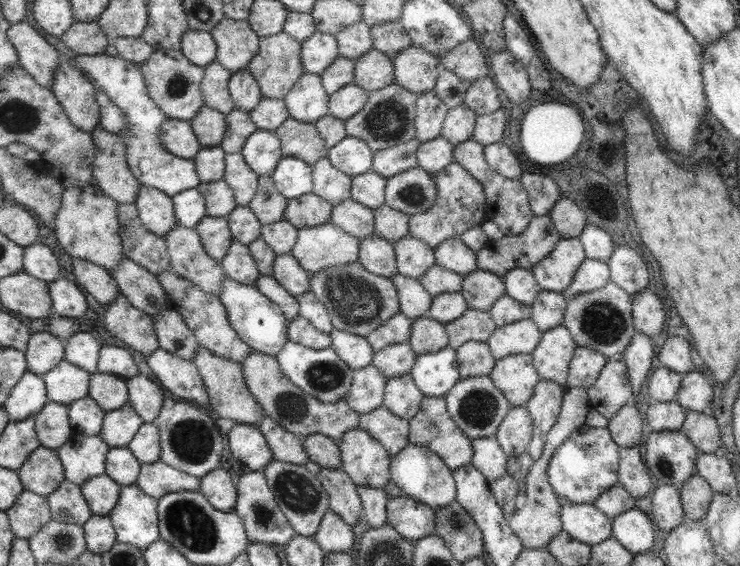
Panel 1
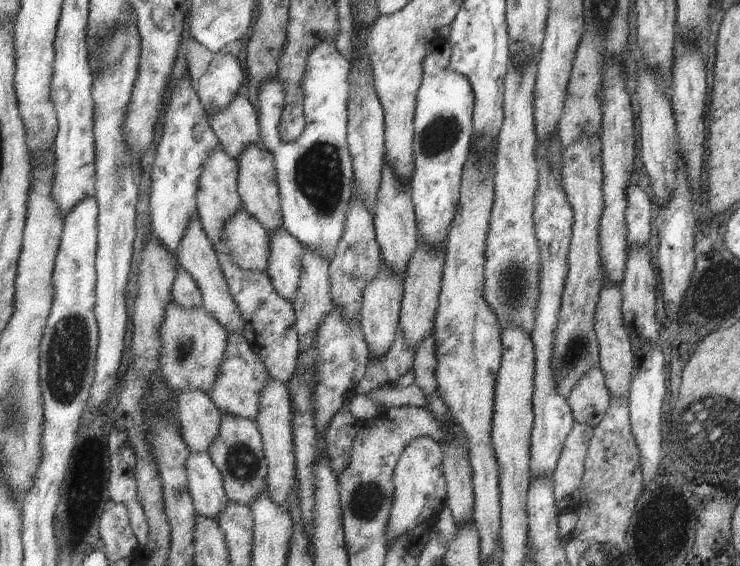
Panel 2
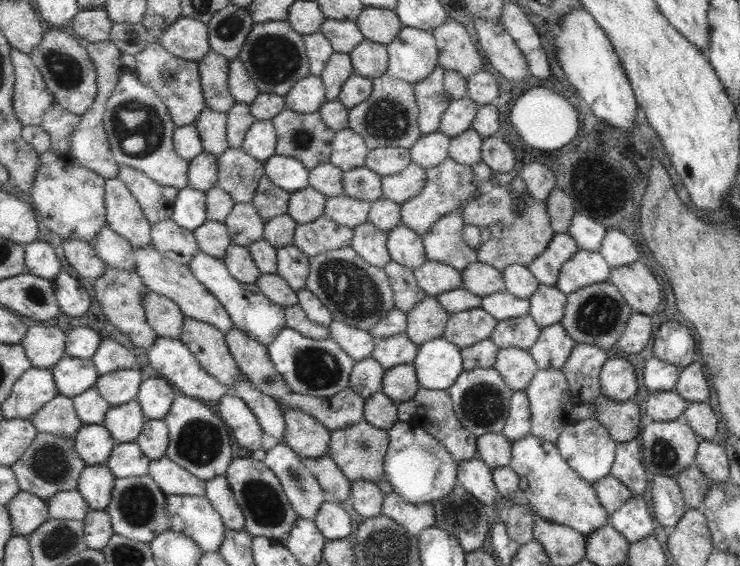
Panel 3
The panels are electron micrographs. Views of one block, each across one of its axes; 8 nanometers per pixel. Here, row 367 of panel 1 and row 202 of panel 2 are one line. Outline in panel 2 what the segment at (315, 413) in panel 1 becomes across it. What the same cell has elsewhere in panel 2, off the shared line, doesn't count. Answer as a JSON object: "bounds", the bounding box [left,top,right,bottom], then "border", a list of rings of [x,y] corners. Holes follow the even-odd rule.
{"bounds":[238,143,284,232],"border":[[[252,143],[245,148],[239,158],[240,176],[238,189],[244,208],[265,226],[269,232],[276,231],[284,225],[284,216],[281,213],[280,186],[276,180],[276,161],[273,154],[261,144]]]}

